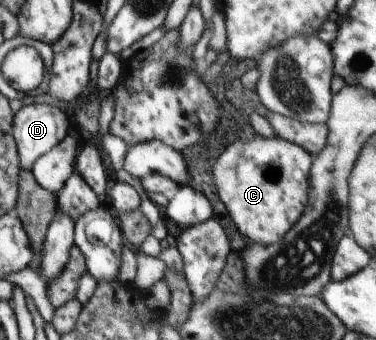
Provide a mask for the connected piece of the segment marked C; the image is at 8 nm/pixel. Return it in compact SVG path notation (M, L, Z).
M256 134L251 140L236 137L231 143L226 141L225 151L216 158L215 187L241 235L262 245L279 244L306 209L314 157L291 141Z

